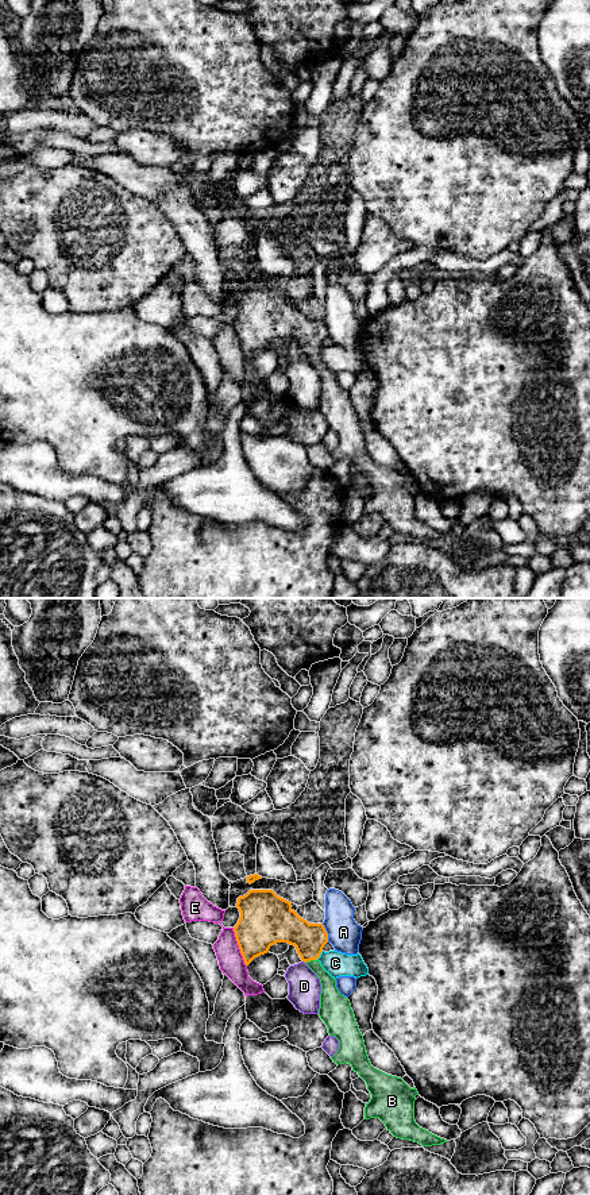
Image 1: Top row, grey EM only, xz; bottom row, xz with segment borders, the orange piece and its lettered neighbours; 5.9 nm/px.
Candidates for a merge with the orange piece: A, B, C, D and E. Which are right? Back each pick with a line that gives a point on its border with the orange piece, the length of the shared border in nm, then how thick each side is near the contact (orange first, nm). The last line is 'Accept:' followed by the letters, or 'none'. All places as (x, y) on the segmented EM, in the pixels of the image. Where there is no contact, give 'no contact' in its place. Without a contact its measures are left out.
B: xz (311, 959) | 70 nm | 190/120 nm
Accept: B

